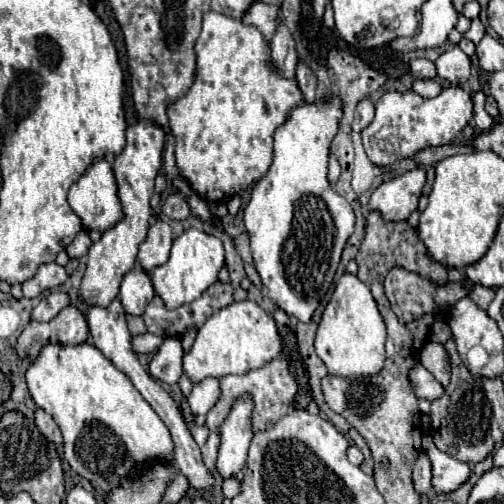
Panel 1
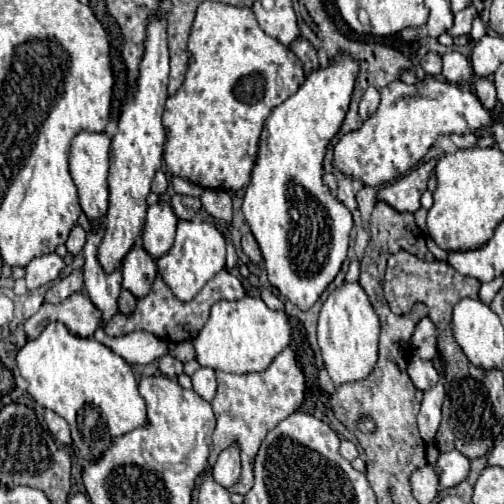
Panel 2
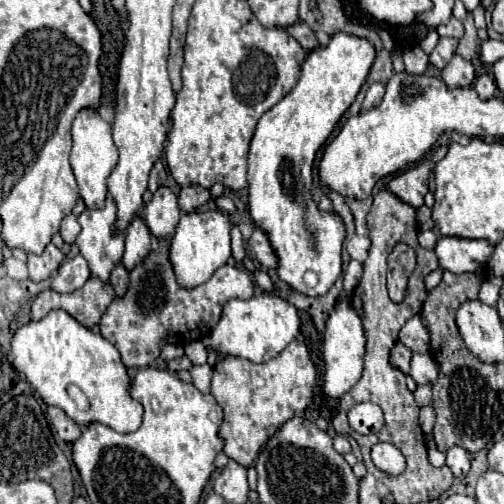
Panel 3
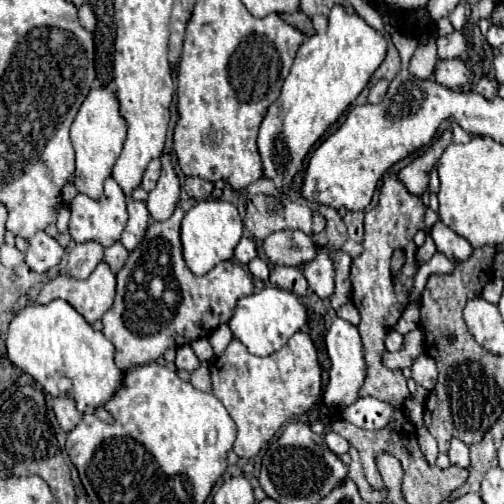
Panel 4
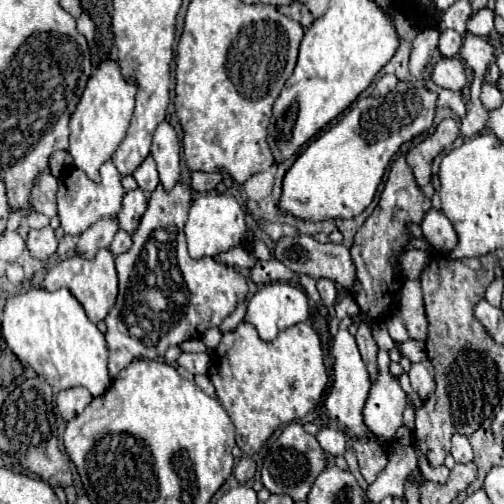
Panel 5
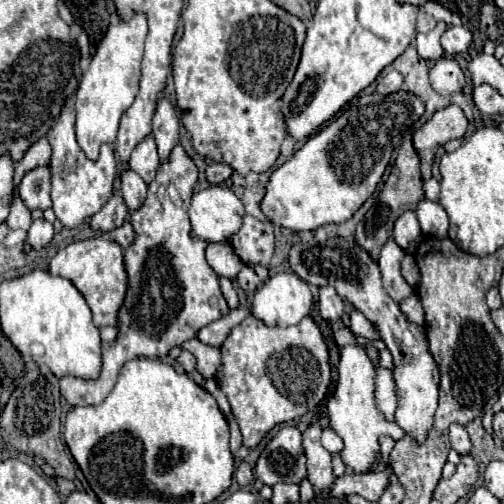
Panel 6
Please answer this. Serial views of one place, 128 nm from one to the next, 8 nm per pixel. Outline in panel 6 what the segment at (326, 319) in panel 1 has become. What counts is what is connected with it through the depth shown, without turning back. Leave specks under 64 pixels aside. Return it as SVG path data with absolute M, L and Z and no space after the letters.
M344 346L340 348L340 364L338 364L338 382L332 398L328 400L328 416L330 416L330 426L332 430L344 440L344 450L342 460L344 464L356 472L368 472L372 464L380 460L380 444L378 438L388 435L395 441L405 437L405 432L398 424L388 424L380 412L376 412L376 402L374 402L374 366L368 360L366 352L360 346Z

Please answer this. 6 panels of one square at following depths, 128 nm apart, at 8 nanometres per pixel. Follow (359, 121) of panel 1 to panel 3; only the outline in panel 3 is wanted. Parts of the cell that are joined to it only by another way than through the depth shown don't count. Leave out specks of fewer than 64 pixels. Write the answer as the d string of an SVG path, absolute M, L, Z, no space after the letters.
M372 84L366 92L366 98L364 98L364 104L362 104L362 110L370 110L374 106L378 106L384 98L384 86L382 84Z

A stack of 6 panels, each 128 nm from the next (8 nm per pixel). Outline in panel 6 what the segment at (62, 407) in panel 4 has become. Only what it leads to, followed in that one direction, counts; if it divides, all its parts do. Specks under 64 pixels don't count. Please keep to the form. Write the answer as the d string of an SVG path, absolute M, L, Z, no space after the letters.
M178 144L172 150L172 156L168 162L162 162L158 168L158 174L152 184L148 184L148 198L136 212L130 214L130 224L134 228L134 242L124 250L124 266L128 274L128 290L126 298L118 312L118 336L112 342L102 342L102 374L96 382L88 380L76 380L76 378L62 378L60 380L60 392L62 398L70 406L96 406L100 404L114 388L120 368L134 358L146 356L146 358L166 358L170 348L182 346L186 340L196 338L198 330L214 320L220 320L230 312L222 292L220 292L220 278L218 274L208 266L204 258L206 244L202 240L196 240L190 236L190 220L188 220L188 204L192 198L194 184L198 180L198 170L194 162L186 156L182 144Z

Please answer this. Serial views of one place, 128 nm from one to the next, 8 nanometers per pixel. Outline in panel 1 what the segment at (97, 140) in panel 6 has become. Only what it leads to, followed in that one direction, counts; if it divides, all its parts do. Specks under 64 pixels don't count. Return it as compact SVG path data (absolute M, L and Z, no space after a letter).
M106 160L94 162L80 176L80 180L68 192L68 202L70 202L70 208L74 210L74 214L82 220L82 224L88 232L98 230L102 234L102 232L110 230L112 226L116 226L124 218L124 210L122 210L122 204L120 204L120 198L118 198L118 184L116 184L112 166Z

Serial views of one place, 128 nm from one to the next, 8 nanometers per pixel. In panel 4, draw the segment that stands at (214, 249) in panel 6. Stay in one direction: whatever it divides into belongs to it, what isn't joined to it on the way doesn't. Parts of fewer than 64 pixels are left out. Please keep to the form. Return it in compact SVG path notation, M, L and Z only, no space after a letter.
M254 258L250 264L248 264L248 270L262 282L268 280L268 274L270 274L270 268L266 266L266 262L262 258Z

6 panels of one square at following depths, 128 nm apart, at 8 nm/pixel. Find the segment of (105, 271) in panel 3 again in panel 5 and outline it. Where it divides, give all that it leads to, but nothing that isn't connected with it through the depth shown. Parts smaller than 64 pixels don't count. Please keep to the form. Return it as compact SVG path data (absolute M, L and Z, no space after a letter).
M112 160L100 168L102 182L92 184L80 170L66 170L60 176L60 188L58 188L58 216L62 222L62 228L70 236L80 236L86 228L90 228L94 222L102 218L116 218L120 208L122 208L122 196L124 188L120 184L120 174Z

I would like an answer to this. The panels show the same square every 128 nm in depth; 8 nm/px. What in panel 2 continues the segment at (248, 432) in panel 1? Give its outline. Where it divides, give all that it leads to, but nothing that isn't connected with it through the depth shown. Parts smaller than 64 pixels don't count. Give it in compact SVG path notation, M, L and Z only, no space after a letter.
M236 442L220 452L212 474L214 474L214 480L224 488L230 488L232 484L236 484L236 480L240 478L240 448Z

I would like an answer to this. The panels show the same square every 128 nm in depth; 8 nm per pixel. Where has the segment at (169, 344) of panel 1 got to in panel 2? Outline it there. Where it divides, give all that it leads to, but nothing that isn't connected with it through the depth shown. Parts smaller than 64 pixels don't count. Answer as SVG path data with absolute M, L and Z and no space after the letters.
M166 352L166 354L160 358L158 370L160 370L166 378L176 378L178 374L182 374L182 362Z

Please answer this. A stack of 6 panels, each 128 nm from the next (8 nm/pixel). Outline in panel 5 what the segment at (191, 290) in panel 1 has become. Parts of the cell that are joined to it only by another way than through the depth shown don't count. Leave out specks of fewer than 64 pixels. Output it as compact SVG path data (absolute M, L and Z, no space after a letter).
M202 194L192 202L188 220L186 220L186 242L188 242L188 252L194 260L200 260L204 256L218 256L222 252L228 252L236 246L240 246L244 234L246 234L246 224L244 224L244 212L236 198L224 196L224 194Z

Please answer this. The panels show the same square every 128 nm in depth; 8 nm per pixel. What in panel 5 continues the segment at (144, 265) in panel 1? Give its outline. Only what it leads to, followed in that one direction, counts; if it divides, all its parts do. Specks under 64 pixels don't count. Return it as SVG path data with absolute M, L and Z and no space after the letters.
M162 122L154 132L152 158L156 160L164 190L170 192L180 182L180 142L168 122Z

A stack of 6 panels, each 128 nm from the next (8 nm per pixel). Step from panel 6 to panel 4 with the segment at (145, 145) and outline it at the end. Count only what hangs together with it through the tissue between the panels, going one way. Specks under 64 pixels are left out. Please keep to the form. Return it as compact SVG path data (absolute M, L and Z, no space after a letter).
M156 158L156 160L152 160L152 162L148 164L148 168L146 168L146 172L144 172L144 180L142 180L142 188L144 188L146 192L150 192L150 190L156 186L156 182L158 182L158 178L160 178L160 168L162 168L160 158Z

